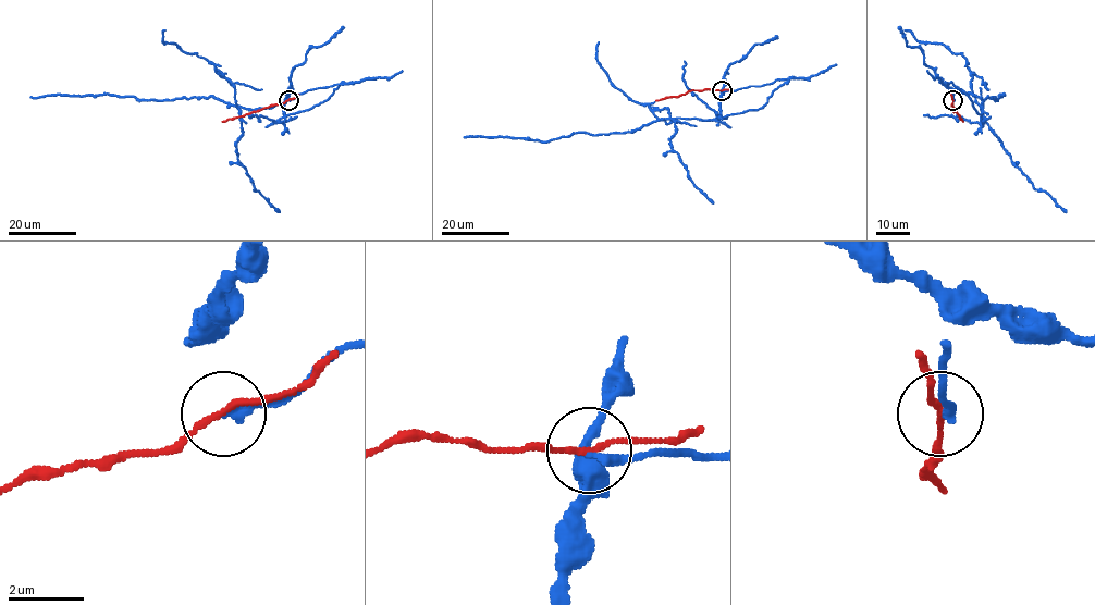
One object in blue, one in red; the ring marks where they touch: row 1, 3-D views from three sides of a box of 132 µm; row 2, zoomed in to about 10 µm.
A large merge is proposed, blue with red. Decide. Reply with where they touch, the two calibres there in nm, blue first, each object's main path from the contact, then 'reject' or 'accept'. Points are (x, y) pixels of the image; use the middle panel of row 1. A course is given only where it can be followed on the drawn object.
place (722, 90); calibres 240 and 140 nm; course blue (722, 90), (788, 79), (760, 109), (717, 120), (657, 120), (622, 133), (576, 132), (546, 142), (464, 137); course red (722, 90), (691, 90), (677, 97), (655, 100); reject

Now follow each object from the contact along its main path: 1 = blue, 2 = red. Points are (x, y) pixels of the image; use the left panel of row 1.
1: (288, 100), (354, 83), (342, 83), (327, 100), (285, 116), (283, 103), (244, 109), (210, 96), (29, 98)
2: (288, 100), (222, 121)

